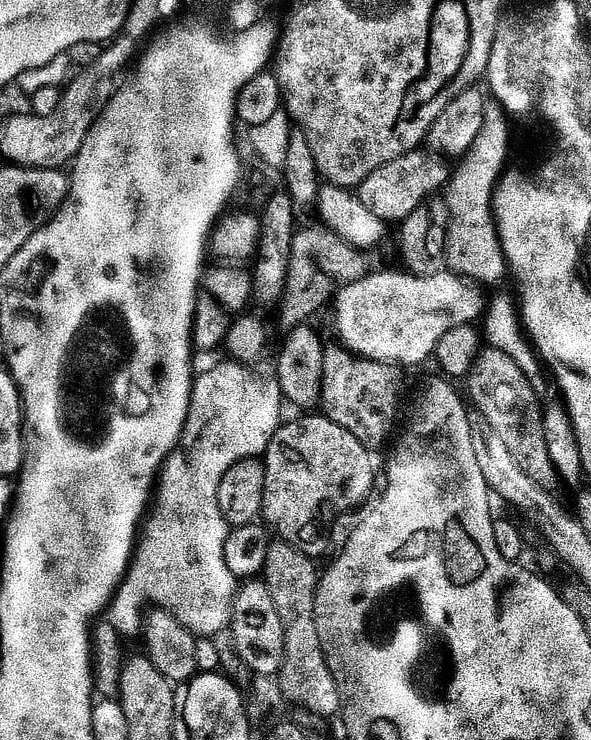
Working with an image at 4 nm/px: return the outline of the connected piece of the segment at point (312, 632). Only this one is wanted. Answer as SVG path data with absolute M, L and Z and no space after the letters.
M273 539L264 553L262 579L274 598L274 607L284 617L288 630L288 664L285 665L284 687L289 705L297 704L316 716L332 716L341 711L340 687L324 657L322 638L316 622L316 591L320 585L321 573L316 572L316 560L302 554L299 548L287 540Z

